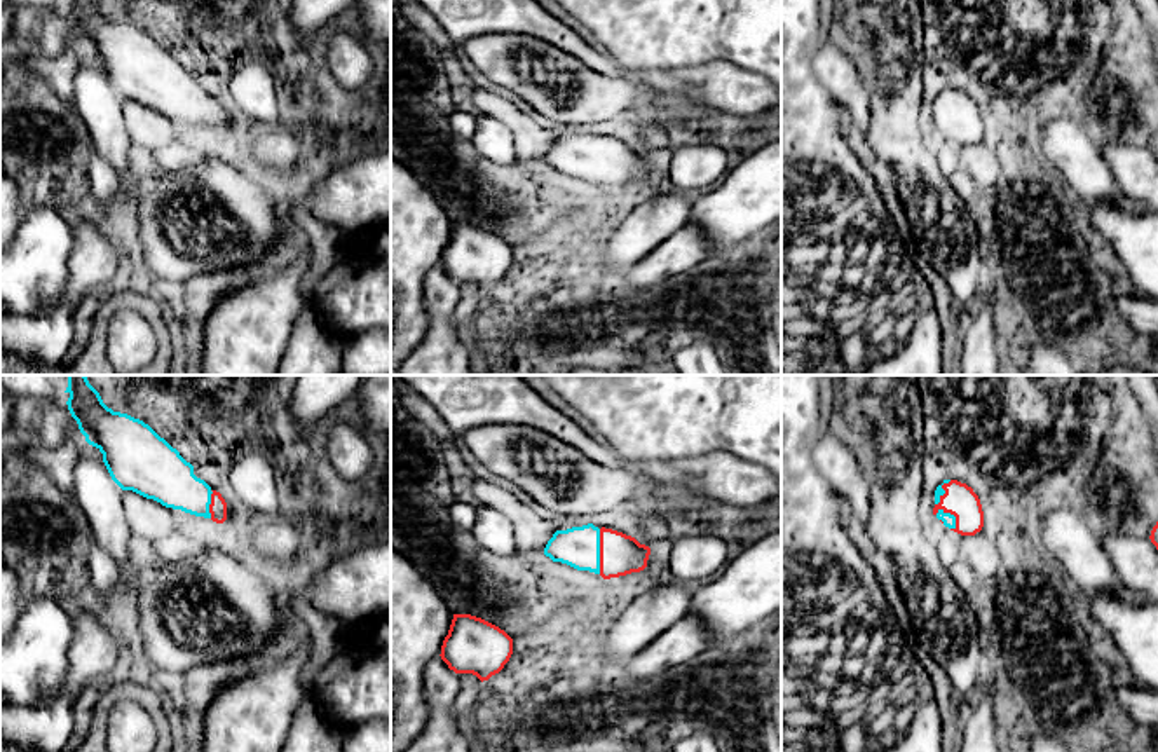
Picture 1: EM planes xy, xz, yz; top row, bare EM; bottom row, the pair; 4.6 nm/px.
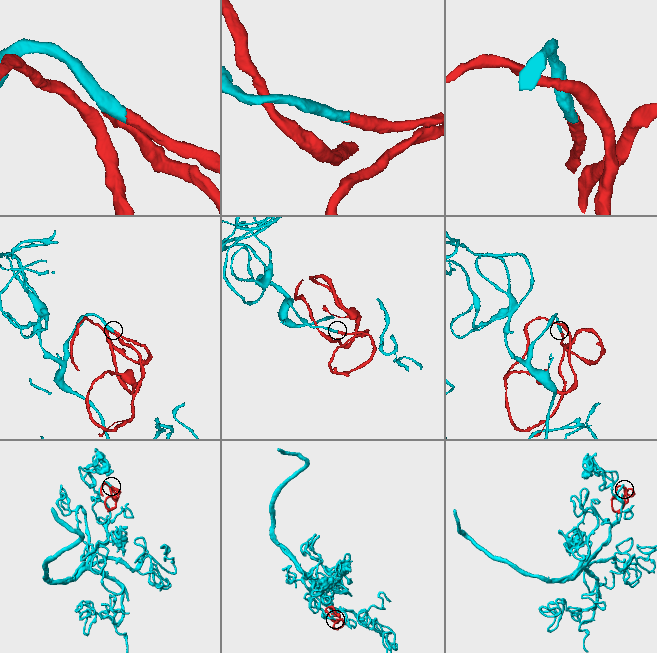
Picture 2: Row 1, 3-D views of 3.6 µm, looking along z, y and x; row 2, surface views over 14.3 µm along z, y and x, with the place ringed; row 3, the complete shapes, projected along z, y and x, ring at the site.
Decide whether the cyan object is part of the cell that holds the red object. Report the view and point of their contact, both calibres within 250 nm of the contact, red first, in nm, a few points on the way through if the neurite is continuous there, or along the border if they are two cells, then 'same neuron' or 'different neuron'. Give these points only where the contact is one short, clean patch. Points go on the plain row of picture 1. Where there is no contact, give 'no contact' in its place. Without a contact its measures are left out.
contact xz (600, 161); calibres 190 and 190 nm; way xz (619, 163), (600, 161), (579, 156); same neuron

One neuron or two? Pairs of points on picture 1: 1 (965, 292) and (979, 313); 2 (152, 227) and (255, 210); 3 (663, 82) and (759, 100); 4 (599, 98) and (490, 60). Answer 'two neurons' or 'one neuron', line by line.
1: two neurons
2: one neuron
3: one neuron
4: one neuron

